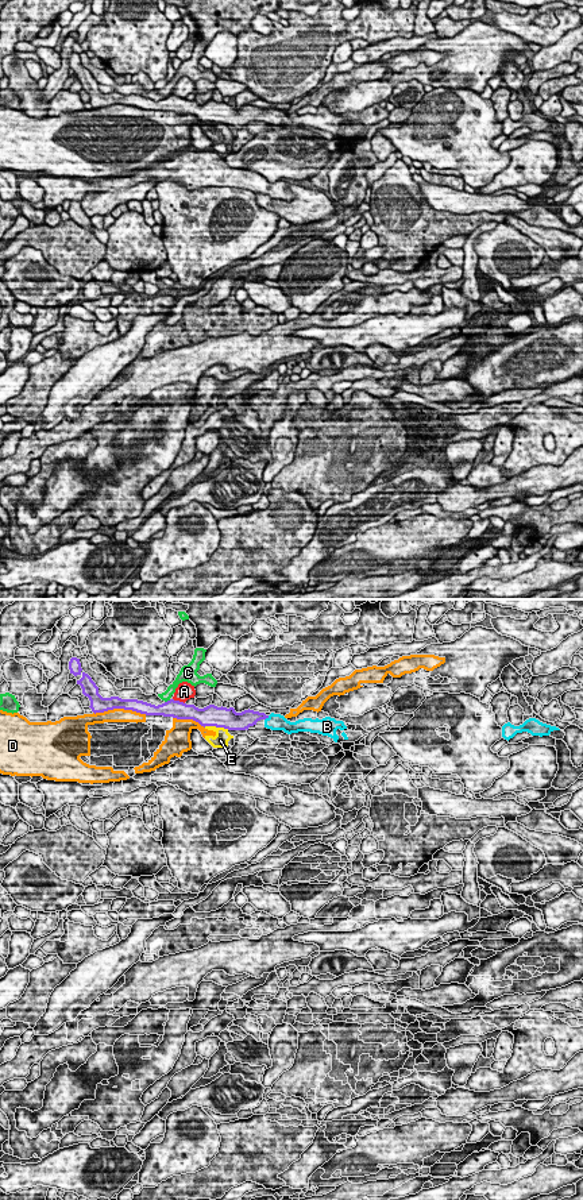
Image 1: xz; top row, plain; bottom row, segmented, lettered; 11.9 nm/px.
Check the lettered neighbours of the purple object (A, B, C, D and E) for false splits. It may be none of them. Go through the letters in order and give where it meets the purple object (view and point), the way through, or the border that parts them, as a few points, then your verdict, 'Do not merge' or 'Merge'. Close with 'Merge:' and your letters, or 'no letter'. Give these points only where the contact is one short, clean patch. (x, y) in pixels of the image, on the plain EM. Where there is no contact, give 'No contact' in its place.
A: Touches purple at xz (178, 96). Do not merge
B: Touches purple at xz (266, 112). Path across: xz (246, 114), (266, 112), (275, 116). Merge
C: Touches purple at xz (168, 96). Do not merge
D: Touches purple at xz (120, 103). Do not merge
E: Touches purple at xz (216, 122). Boundary: xz (204, 122), (223, 122), (228, 124). Do not merge
Merge: B

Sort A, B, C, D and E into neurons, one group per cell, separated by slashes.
A / B / C / D / E

